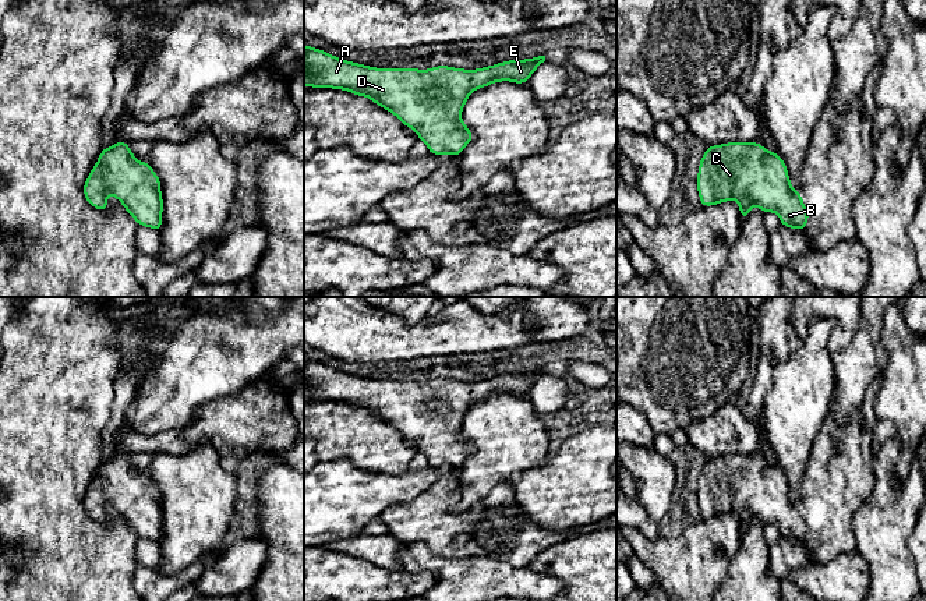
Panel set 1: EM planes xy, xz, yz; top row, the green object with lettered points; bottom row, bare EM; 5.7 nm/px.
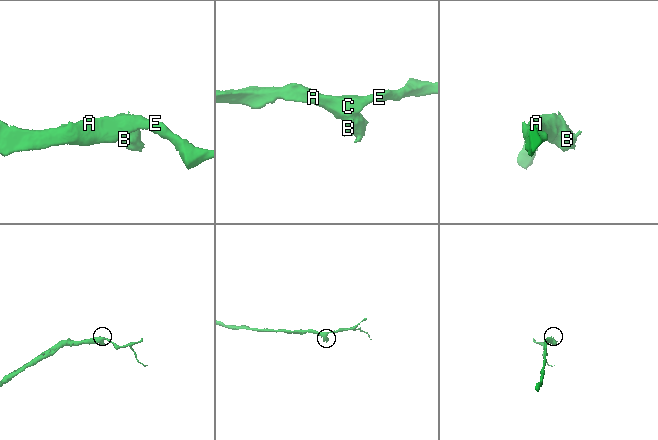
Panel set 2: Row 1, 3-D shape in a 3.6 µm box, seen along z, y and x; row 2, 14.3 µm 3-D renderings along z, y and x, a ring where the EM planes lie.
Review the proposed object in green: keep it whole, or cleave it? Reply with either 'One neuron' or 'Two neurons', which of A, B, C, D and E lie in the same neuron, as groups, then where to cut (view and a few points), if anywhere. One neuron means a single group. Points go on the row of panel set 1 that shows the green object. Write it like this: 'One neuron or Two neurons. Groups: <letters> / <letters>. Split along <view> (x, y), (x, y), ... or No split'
One neuron. Groups: A B C D E. No split

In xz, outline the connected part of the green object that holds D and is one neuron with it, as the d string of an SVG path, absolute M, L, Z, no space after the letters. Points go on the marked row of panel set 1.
M304 45L304 85L367 96L414 128L431 155L459 156L474 139L459 117L470 93L499 81L526 84L545 56L463 70L374 68Z

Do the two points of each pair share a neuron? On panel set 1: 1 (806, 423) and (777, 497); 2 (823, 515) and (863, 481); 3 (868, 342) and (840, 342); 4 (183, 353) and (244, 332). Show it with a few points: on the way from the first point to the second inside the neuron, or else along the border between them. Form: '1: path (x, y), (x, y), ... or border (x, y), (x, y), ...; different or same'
1: border (780, 469), (790, 497), (798, 504); different
2: path (833, 505), (854, 484); same
3: border (862, 311), (852, 339), (833, 354); different
4: path (198, 353), (204, 353), (221, 336), (229, 336); same

